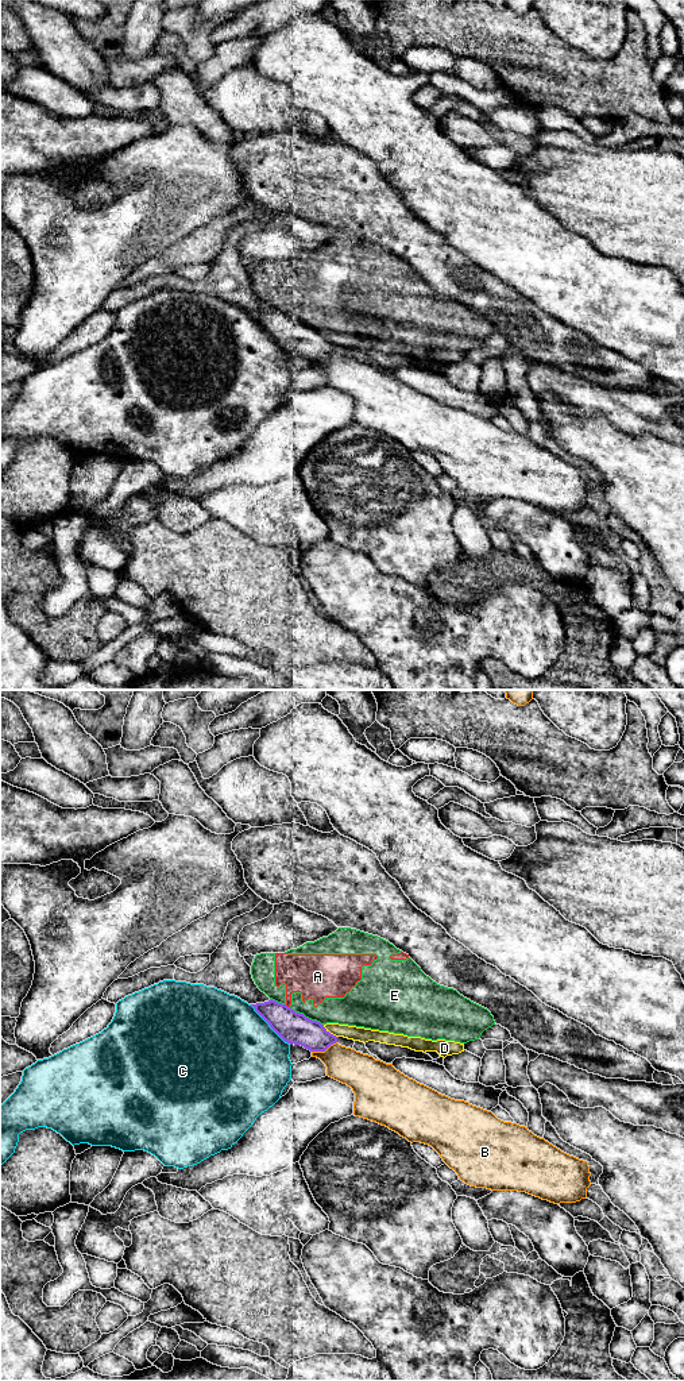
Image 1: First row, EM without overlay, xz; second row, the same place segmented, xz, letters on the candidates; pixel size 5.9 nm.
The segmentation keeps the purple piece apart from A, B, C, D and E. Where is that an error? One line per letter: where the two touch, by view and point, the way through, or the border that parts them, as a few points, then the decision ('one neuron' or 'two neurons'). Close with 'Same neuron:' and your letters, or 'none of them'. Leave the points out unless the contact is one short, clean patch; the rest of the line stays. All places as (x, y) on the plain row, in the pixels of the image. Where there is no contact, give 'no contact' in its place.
A: meets purple in xz at (286, 315); two neurons
B: meets purple in xz at (324, 359); two neurons
C: meets purple in xz at (270, 335); two neurons
D: meets purple in xz at (329, 342); border along xz (323, 334), (337, 346); two neurons
E: meets purple in xz at (305, 326); two neurons
Same neuron: none of them

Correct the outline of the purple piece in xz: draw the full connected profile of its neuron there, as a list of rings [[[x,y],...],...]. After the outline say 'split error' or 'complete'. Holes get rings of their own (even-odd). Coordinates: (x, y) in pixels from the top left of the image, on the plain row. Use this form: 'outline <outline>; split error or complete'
outline [[[273,308],[251,313],[270,336],[287,352],[301,354],[310,360],[325,360],[337,351],[324,333],[295,321],[291,316]]]; complete

